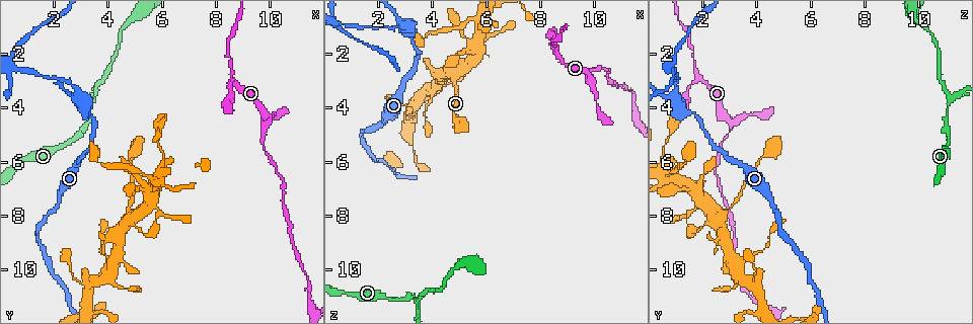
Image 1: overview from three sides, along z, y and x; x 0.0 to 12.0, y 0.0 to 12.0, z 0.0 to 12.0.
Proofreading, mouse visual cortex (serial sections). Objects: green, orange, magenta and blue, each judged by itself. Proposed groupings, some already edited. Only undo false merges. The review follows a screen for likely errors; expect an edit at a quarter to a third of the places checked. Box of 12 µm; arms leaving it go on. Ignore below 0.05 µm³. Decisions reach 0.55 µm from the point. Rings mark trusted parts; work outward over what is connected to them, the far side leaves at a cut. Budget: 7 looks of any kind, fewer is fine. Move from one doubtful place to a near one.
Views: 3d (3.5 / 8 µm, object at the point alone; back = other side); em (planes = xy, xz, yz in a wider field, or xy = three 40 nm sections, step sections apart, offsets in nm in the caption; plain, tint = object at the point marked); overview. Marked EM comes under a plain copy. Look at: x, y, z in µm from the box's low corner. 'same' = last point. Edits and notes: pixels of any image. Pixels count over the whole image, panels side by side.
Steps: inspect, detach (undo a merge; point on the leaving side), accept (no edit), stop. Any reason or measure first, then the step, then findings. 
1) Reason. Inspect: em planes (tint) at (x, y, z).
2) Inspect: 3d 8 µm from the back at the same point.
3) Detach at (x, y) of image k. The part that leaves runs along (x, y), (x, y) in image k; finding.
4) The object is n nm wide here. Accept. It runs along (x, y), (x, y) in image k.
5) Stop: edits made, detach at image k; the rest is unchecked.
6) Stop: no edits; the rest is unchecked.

Abrupt turn. Inspect: 3d 3.5 µm from the back at (9.8, 4.5, 3.1).

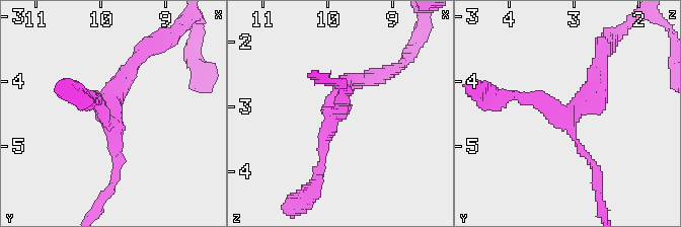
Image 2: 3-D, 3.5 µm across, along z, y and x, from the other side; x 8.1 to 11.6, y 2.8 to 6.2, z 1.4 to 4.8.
Inspect: em planes (tint) at (9.80, 4.50, 3.00).

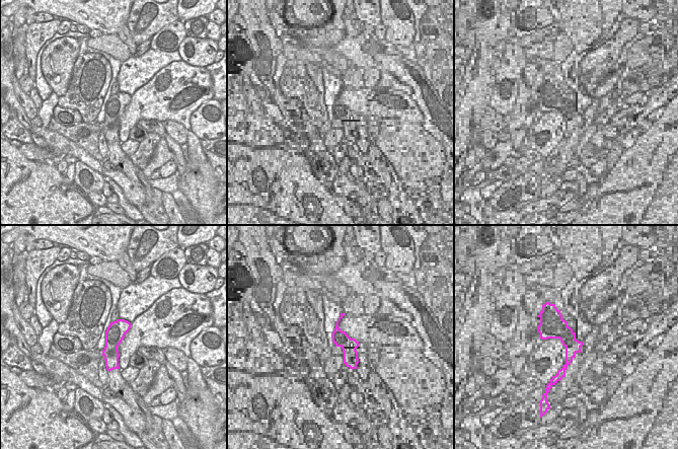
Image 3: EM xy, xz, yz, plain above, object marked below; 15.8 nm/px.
Inspect: em xy step 1 (tint) at the same point.

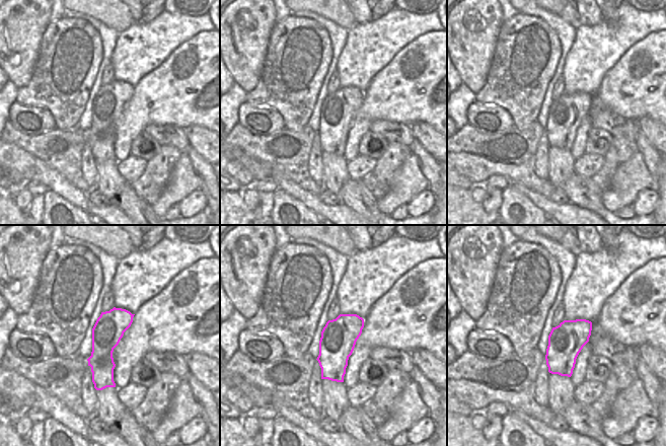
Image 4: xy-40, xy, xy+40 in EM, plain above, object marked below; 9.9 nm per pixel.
The object is 360 nm wide here. Accept. It runs along (123, 311), (102, 345), (98, 387) in image 4; all the same cell.

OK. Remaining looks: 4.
Four-way junction. Inspect: 3d 3.5 µm from the back at (4.9, 7.9, 2.7).

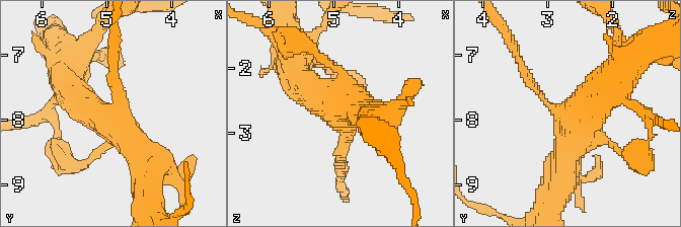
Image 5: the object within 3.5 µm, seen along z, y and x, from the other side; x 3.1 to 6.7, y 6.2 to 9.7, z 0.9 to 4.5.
4 arms meet here; the arms are 150, 150, 450, 450 nm wide. Inspect: em xy step 5 (tint) at (4.90, 8.00, 2.75).

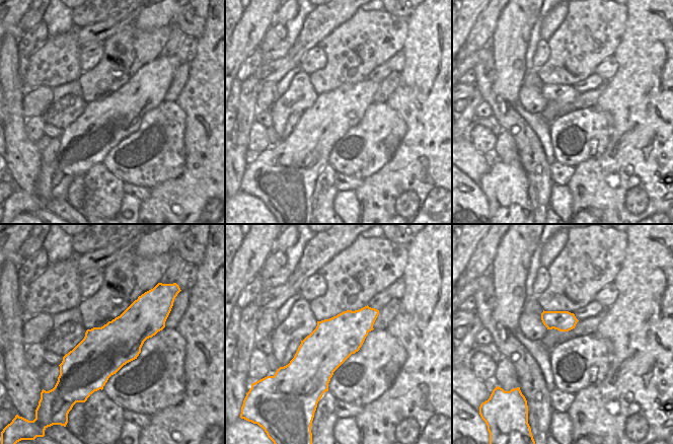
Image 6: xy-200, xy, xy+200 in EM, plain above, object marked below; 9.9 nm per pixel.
Accept. It runs along (520, 69), (575, 129), (561, 175) in image 5; one cell here.

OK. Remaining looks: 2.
Two arms in line, one across. Inspect: 3d 3.5 µm at (2.9, 3.5, 1.1).

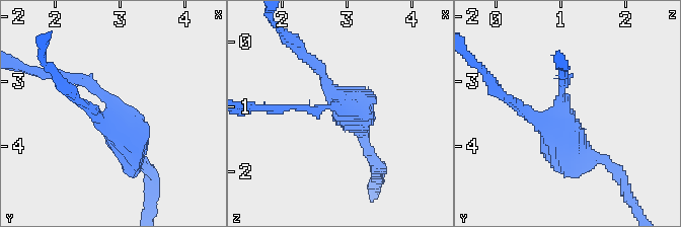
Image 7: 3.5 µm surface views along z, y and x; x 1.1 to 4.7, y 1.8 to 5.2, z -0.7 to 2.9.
Shape alone is not enough. Inspect: em planes (tint) at (2.95, 3.50, 1.00).

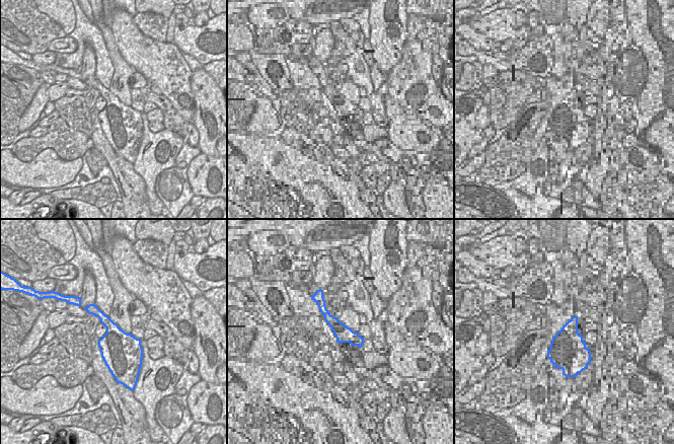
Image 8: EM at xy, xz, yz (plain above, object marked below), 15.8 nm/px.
3 arms meet here; the arms are 150, 150, 200 nm wide. Detach at (81, 78) of image 7. The part that leaves runs along (337, 107), (253, 107) in image 7; a second cell is stuck on.

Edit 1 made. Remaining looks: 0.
Stop: edits made, detach at image 7; the rest is unchecked.

